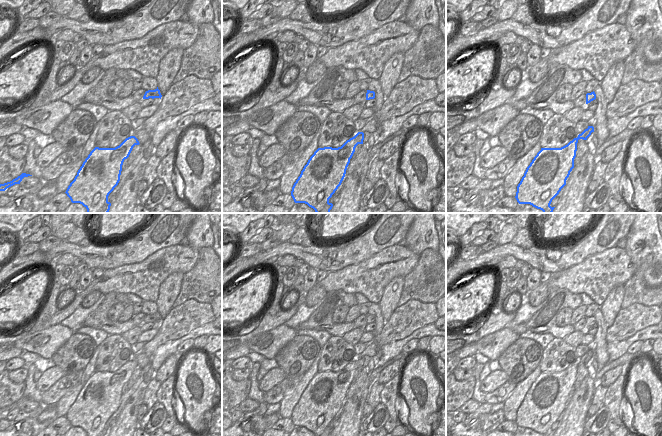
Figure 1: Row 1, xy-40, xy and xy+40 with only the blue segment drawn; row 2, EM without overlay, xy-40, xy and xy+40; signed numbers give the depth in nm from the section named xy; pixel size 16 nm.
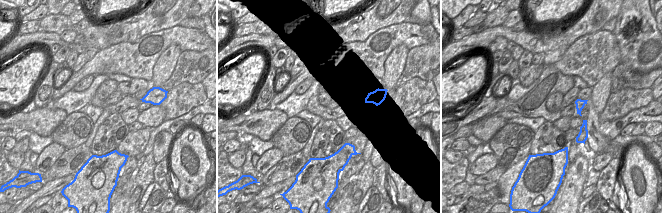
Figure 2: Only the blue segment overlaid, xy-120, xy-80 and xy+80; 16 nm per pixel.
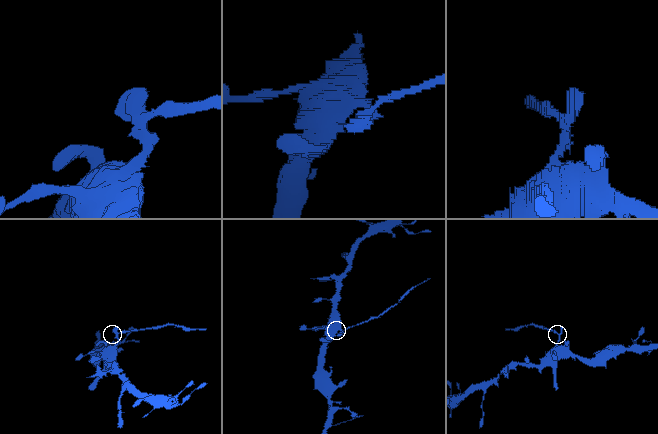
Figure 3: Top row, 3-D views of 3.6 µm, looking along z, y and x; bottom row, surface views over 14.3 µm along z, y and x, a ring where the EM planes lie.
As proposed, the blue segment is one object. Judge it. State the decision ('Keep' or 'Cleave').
Cleave

